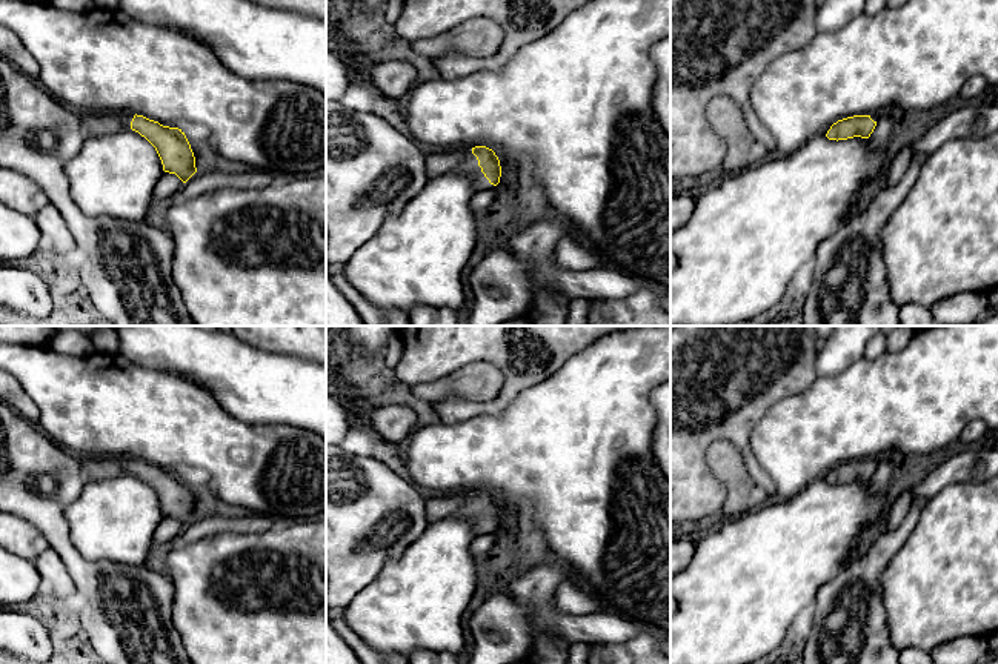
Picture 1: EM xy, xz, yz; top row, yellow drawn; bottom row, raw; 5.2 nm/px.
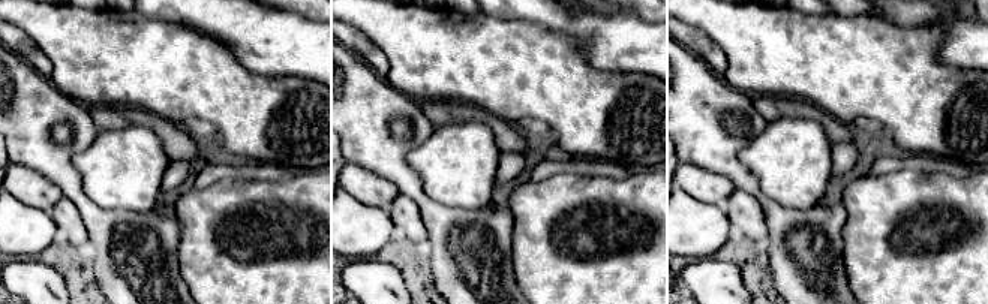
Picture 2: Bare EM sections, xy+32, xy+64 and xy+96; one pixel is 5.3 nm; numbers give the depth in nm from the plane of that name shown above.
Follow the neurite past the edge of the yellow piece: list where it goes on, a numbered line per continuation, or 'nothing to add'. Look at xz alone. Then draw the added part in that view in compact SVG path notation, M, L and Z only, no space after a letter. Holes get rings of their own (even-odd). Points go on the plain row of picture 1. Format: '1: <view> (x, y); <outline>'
1: xz (437, 507); M472 492L426 496L424 513L427 524L443 518L469 518L475 535L495 532L481 516L478 504L472 498Z

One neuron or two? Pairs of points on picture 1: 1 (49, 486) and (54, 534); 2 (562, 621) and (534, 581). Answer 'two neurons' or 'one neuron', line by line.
1: one neuron
2: one neuron

